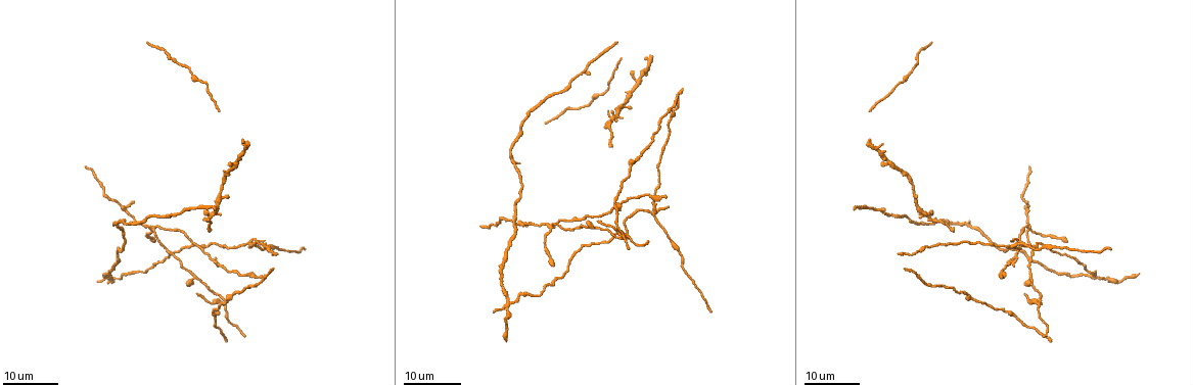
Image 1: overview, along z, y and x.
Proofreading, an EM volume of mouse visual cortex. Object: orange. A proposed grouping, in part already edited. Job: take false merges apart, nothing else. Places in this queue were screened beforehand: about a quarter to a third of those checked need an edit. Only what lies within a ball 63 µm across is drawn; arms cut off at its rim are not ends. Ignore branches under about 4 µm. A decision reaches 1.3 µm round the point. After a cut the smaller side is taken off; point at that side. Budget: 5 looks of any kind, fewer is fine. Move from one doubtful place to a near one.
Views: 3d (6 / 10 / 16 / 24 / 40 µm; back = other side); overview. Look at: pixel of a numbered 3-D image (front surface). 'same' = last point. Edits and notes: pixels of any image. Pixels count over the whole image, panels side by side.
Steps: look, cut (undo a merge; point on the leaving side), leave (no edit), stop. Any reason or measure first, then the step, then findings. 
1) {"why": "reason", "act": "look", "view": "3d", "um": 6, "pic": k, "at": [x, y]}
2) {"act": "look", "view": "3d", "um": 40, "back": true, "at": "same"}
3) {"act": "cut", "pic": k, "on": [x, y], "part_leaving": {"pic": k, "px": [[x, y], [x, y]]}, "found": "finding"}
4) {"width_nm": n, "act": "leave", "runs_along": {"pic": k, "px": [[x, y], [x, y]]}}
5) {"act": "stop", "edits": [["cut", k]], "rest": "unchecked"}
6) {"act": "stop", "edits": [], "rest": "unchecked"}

{"act": "look", "view": "3d", "um": 24, "pic": 1, "at": [1035, 302]}

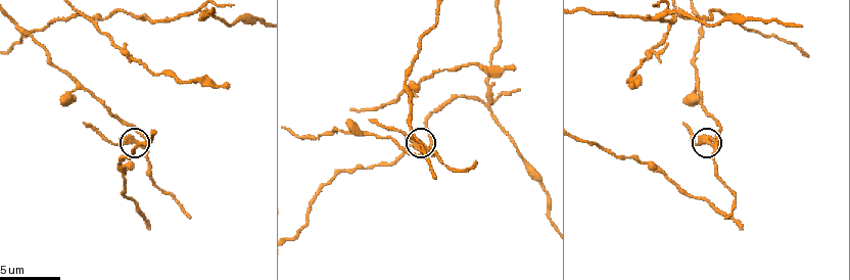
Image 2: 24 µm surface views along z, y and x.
{"act": "look", "view": "3d", "um": 6, "pic": 2, "at": [427, 146]}

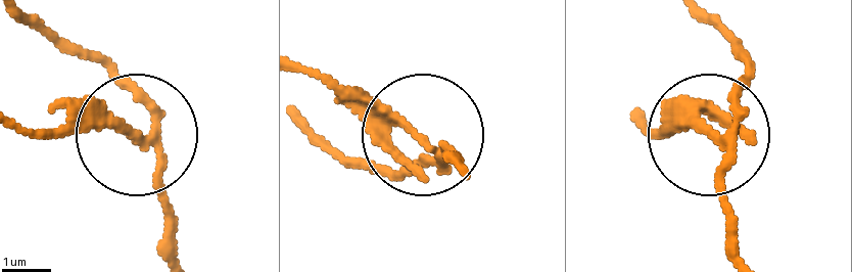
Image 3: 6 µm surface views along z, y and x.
{"width_nm": 190, "act": "cut", "pic": 3, "on": [92, 126], "part_leaving": {"pic": 3, "px": [[139, 141], [21, 125]]}, "found": "two cells meet here"}

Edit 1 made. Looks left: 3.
{"why": "four arms meet", "act": "look", "view": "3d", "um": 16, "pic": 1, "at": [152, 228]}

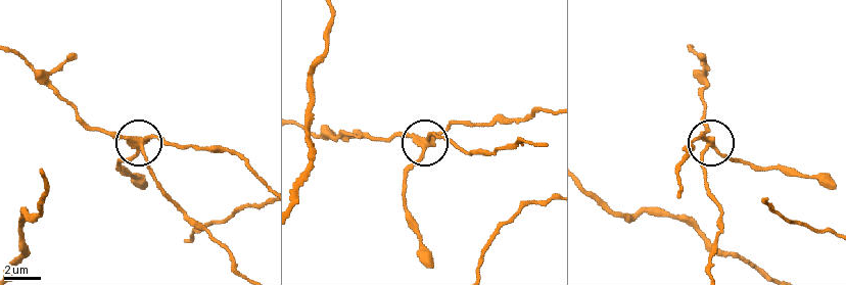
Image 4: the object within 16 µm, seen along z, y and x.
{"act": "look", "view": "3d", "um": 6, "pic": 4, "at": [141, 148]}

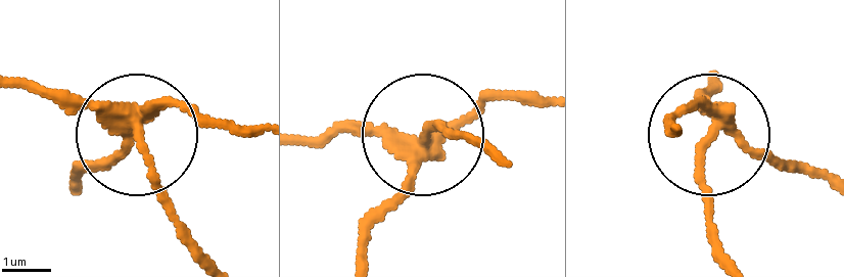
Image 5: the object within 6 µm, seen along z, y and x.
{"side_arm_um": 19, "act": "cut", "pic": 5, "on": [103, 157], "part_leaving": {"pic": 5, "px": [[129, 111], [186, 103], [223, 124], [259, 124]]}, "found": "two cells meet here"}

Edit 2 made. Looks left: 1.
{"act": "look", "view": "3d", "um": 10, "pic": 2, "at": [487, 103]}

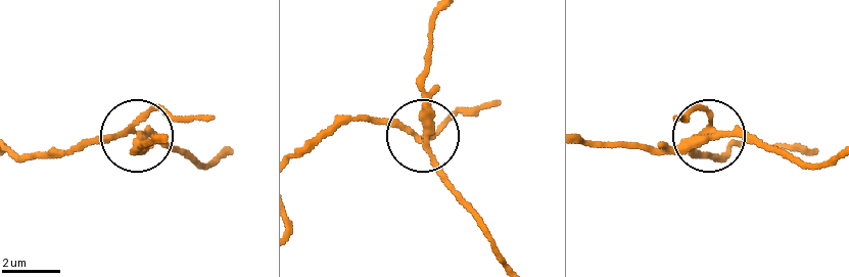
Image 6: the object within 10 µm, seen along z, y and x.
{"arms": 4, "act": "cut", "pic": 6, "on": [100, 143], "part_leaving": {"pic": 6, "px": [[133, 134], [33, 155], [10, 148]]}, "found": "two cells meet here"}

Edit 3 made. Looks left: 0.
{"act": "stop", "edits": [["cut", 3], ["cut", 5], ["cut", 6]], "rest": "unchecked"}

